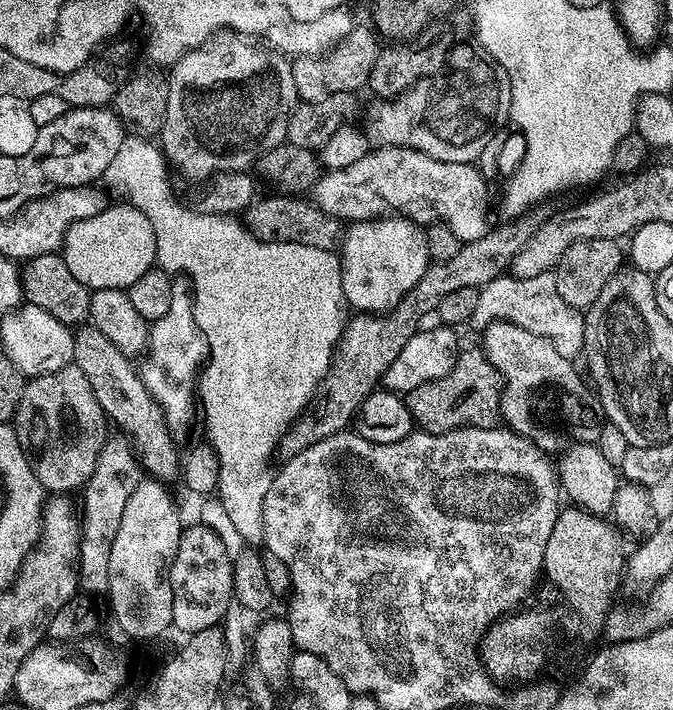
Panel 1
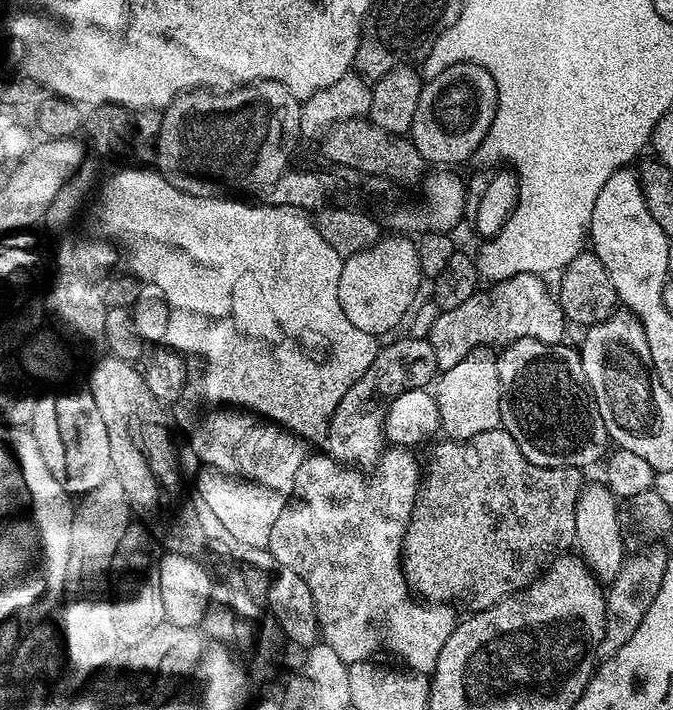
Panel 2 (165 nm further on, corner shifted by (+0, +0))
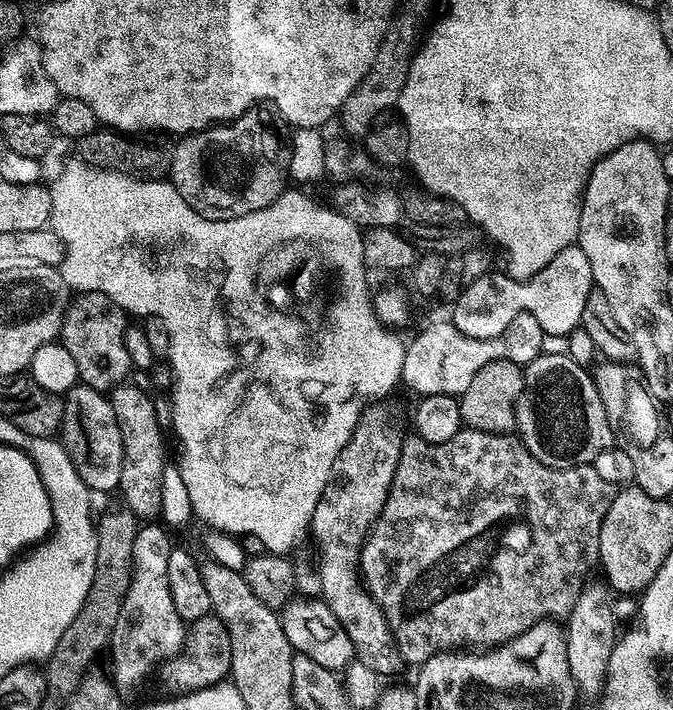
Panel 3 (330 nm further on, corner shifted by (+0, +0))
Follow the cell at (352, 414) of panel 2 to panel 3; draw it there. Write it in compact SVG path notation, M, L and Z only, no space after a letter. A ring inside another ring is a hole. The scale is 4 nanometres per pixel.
M373 402L365 408L354 426L350 442L338 454L332 476L312 515L310 534L320 546L320 588L322 599L330 606L334 618L350 634L355 659L370 666L381 678L396 676L406 668L402 654L392 636L384 611L364 587L360 574L360 551L364 548L372 525L386 506L388 488L392 485L402 431L396 423L400 416L388 402Z

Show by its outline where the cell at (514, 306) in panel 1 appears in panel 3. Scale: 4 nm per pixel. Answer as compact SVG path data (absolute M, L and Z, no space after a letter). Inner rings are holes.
M528 312L518 314L502 334L494 338L479 340L467 337L451 322L428 324L416 337L407 341L402 366L403 387L413 388L417 397L446 394L459 397L470 386L470 381L482 366L495 360L509 360L521 366L528 364L545 351L546 335L534 315Z

